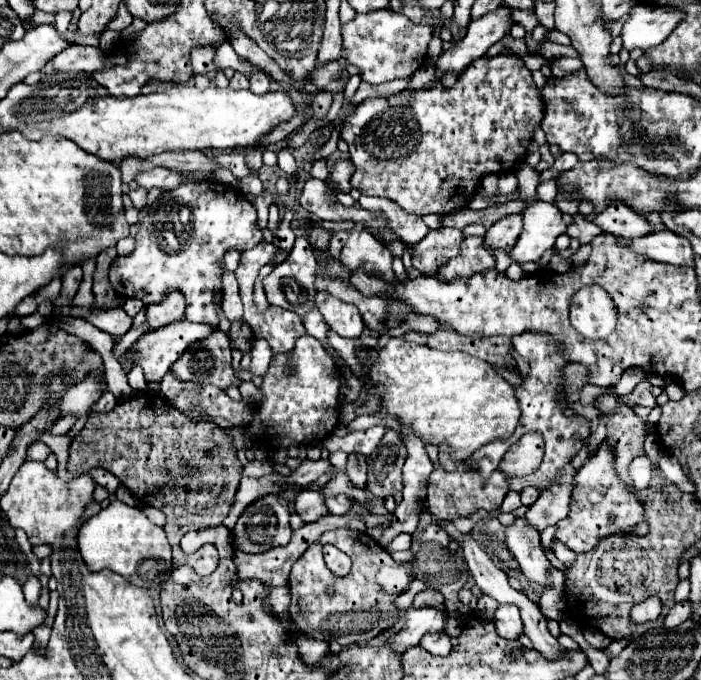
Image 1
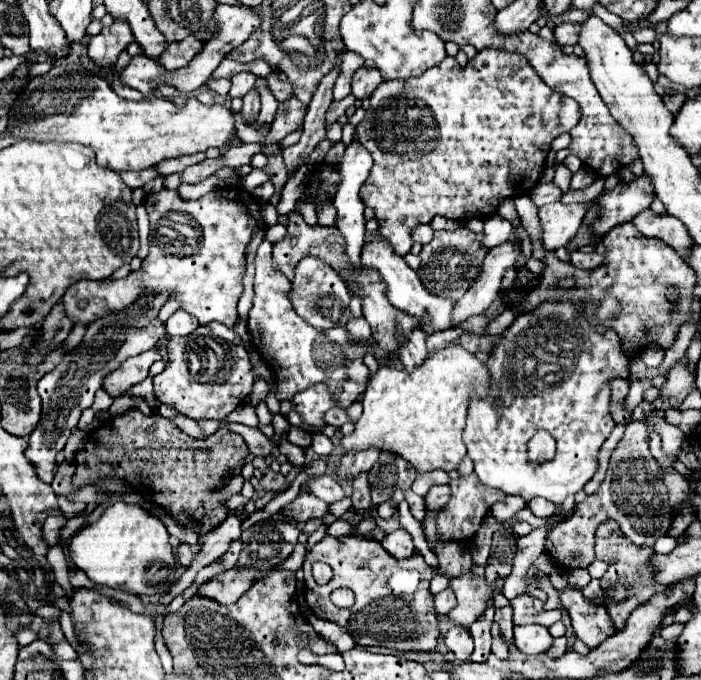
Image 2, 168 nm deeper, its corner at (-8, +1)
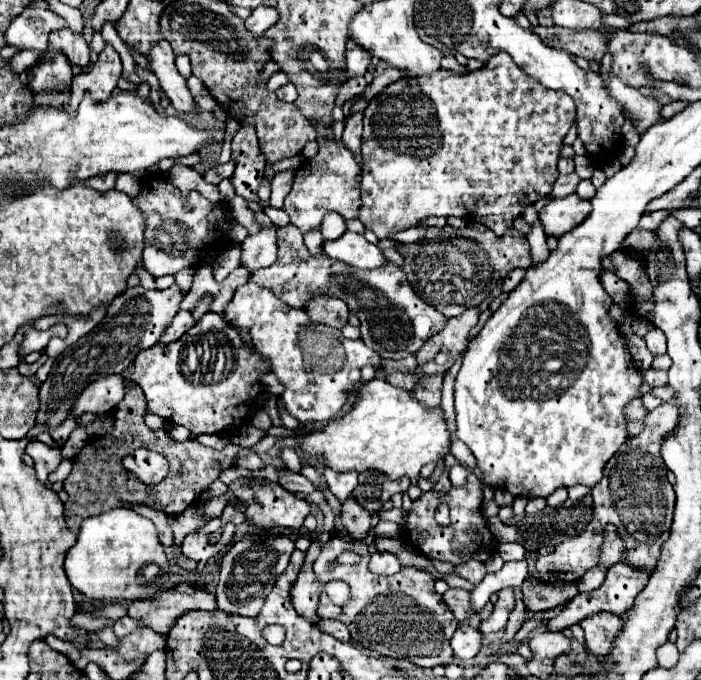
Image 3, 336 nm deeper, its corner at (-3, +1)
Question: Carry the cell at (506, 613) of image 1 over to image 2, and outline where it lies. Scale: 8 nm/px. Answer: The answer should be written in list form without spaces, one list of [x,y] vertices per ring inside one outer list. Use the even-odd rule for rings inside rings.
[[[540,624],[514,626],[514,644],[524,654],[540,654],[540,652],[546,652],[550,648],[552,636]]]

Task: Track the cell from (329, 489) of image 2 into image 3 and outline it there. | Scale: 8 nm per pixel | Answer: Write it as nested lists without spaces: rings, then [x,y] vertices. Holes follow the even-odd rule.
[[[281,468],[279,470],[279,484],[287,490],[287,492],[293,492],[293,494],[313,494],[315,492],[315,486],[301,474],[293,474],[289,472],[287,468]]]

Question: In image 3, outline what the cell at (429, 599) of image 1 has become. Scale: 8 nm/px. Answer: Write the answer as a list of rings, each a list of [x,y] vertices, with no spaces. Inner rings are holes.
[[[449,588],[443,594],[445,604],[449,606],[449,610],[453,610],[453,614],[463,622],[469,620],[469,616],[473,616],[473,606],[471,606],[471,592],[461,590],[461,588]]]

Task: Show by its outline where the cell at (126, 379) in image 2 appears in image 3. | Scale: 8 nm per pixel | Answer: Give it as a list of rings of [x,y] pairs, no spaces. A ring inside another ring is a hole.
[[[113,374],[113,376],[101,376],[99,380],[91,382],[75,400],[73,408],[69,410],[71,418],[81,418],[83,414],[107,414],[117,406],[117,402],[125,394],[125,384],[129,380]]]

